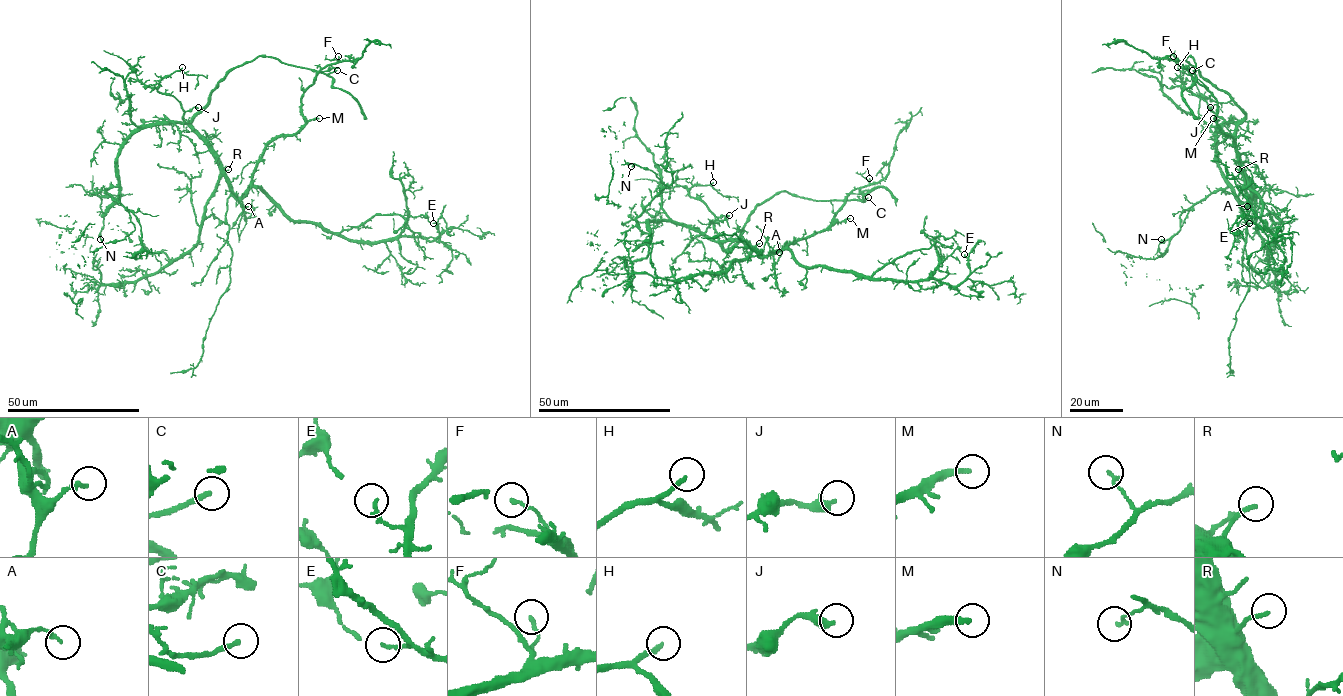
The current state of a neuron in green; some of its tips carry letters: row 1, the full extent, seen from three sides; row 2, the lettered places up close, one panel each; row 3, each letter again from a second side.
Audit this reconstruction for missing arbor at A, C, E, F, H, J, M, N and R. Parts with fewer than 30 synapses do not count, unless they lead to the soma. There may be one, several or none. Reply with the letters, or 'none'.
H, M

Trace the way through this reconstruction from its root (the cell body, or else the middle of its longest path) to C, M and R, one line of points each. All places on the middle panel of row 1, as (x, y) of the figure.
C: (743, 242), (725, 241), (722, 247), (728, 250), (738, 240), (758, 205), (781, 191), (813, 200), (868, 197)
M: (743, 242), (760, 255), (766, 256), (850, 218)
R: (743, 242), (754, 247), (759, 243)

